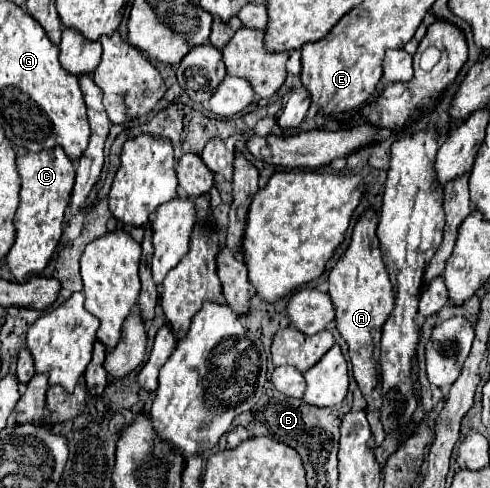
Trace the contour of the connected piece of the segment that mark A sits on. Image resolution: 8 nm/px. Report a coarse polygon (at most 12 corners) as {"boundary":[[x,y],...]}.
{"boundary":[[378,212],[358,218],[330,270],[336,326],[368,400],[376,440],[374,392],[382,324],[394,284],[376,238]]}

